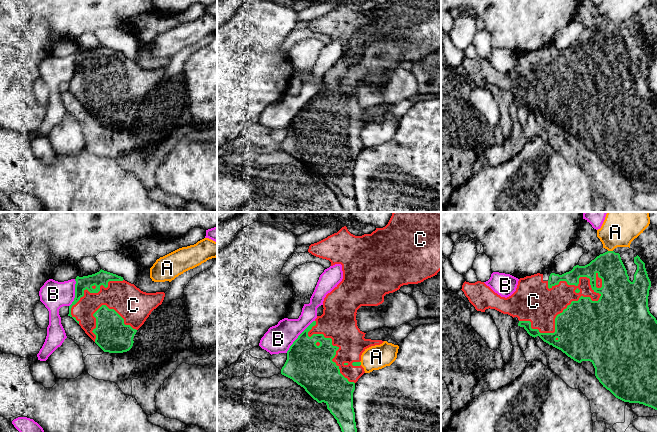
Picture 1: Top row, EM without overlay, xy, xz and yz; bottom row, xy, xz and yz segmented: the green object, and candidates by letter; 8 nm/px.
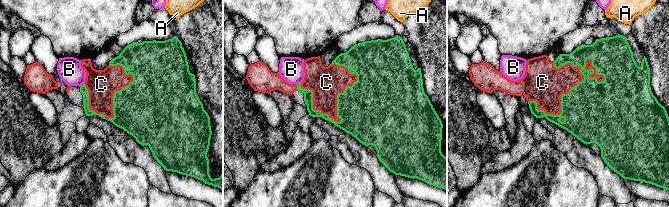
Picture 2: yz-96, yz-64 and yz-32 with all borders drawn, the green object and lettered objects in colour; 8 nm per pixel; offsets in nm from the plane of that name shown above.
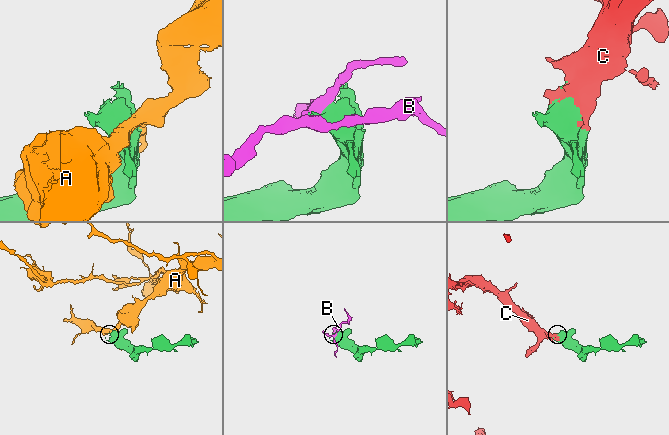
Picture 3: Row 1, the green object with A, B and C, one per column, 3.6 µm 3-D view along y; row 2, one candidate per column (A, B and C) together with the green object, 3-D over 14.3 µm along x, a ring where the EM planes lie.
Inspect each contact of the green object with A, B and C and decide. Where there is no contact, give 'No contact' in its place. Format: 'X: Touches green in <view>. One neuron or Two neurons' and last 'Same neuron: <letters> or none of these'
A: Touches green in yz. Two neurons
B: Touches green in xz. Two neurons
C: Touches green in yz. One neuron
Same neuron: C

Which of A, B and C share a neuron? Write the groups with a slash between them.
A / B / C

